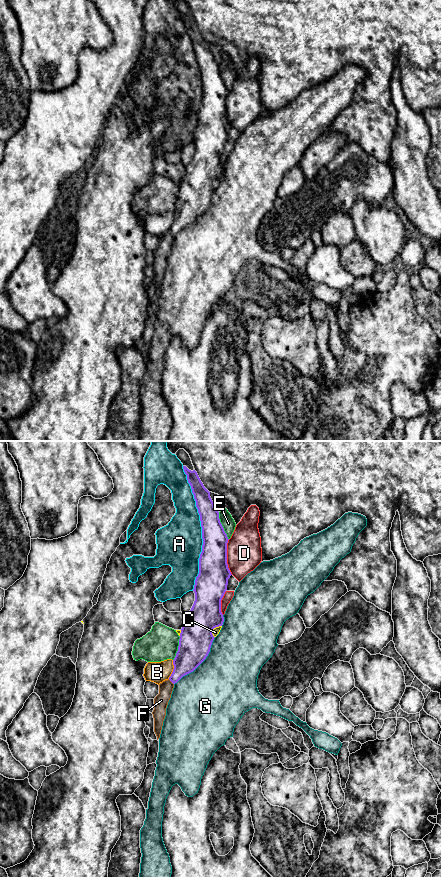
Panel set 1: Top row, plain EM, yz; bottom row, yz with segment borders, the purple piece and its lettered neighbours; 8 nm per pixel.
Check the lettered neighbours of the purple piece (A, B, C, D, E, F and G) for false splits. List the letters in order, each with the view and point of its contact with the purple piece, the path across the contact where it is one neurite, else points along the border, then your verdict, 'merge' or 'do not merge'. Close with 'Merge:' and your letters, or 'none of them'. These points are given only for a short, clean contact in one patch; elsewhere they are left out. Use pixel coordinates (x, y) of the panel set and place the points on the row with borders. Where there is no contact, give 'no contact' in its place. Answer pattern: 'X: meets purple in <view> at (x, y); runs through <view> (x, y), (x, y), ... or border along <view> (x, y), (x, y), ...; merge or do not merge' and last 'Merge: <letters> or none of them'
A: meets purple in yz at (202, 528); do not merge
B: meets purple in yz at (173, 669); border along yz (173, 660), (173, 671), (168, 678); do not merge
C: meets purple in yz at (213, 628); do not merge
D: meets purple in yz at (226, 557); do not merge
E: meets purple in yz at (222, 526); do not merge
F: meets purple in yz at (171, 681); runs through yz (189, 656), (171, 681), (166, 687); merge
G: meets purple in yz at (200, 663); do not merge
Merge: F

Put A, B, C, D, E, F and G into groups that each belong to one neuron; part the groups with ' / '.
A / B / C / D / E / F / G

